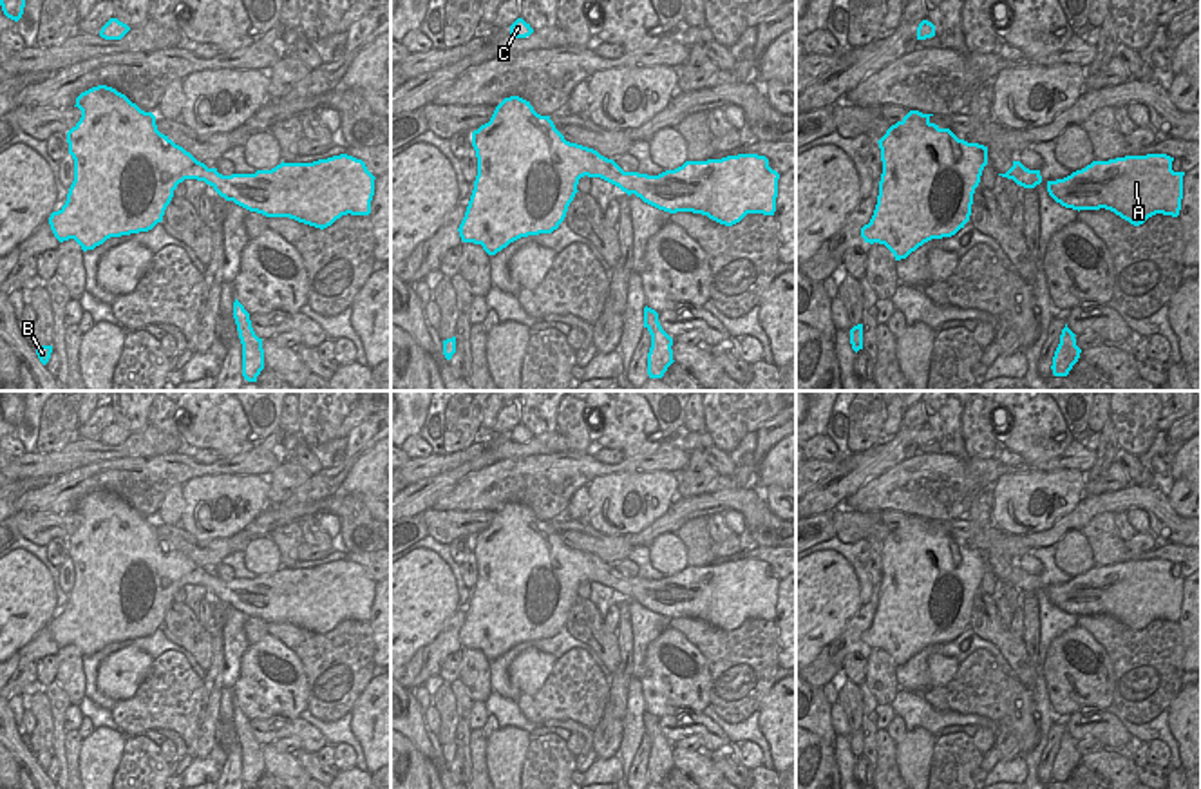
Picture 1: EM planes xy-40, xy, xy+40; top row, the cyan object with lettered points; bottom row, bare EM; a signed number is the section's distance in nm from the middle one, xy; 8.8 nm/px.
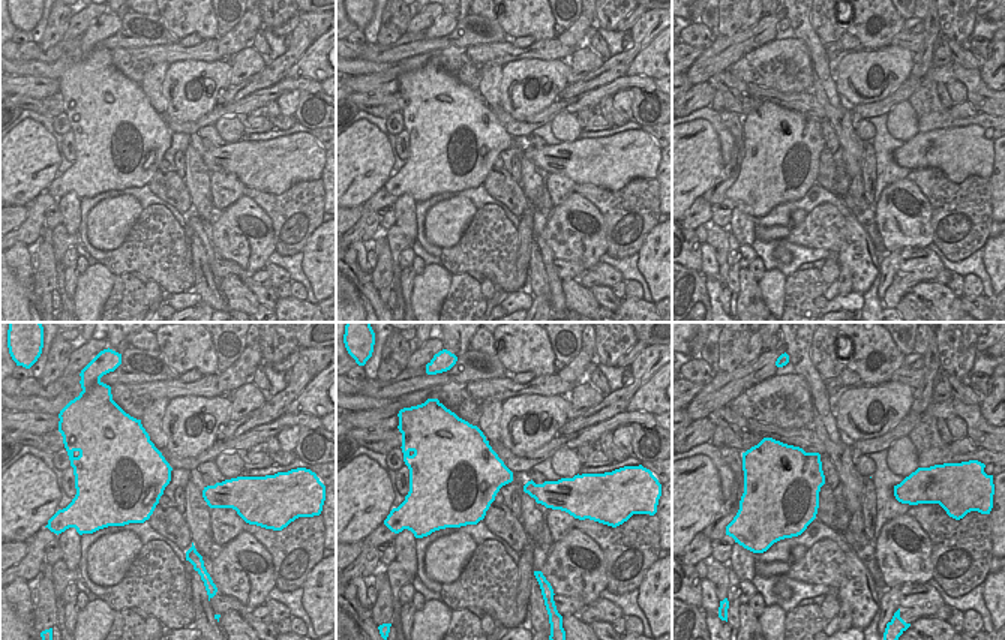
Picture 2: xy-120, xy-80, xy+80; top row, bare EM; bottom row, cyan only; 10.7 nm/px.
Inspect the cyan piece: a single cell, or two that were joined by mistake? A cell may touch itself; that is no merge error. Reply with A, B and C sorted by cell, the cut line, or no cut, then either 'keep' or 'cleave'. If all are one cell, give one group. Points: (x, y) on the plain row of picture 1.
A B C; no cut; keep

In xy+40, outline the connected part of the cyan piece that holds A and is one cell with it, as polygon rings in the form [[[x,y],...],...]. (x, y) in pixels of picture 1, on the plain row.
[[[1167,559],[1092,566],[1064,585],[1047,586],[1047,597],[1065,613],[1105,613],[1134,632],[1156,619],[1177,623],[1185,577],[1174,577],[1172,566]]]

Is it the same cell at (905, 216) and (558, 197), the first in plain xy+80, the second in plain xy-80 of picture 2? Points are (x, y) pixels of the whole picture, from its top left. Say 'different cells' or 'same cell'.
different cells

